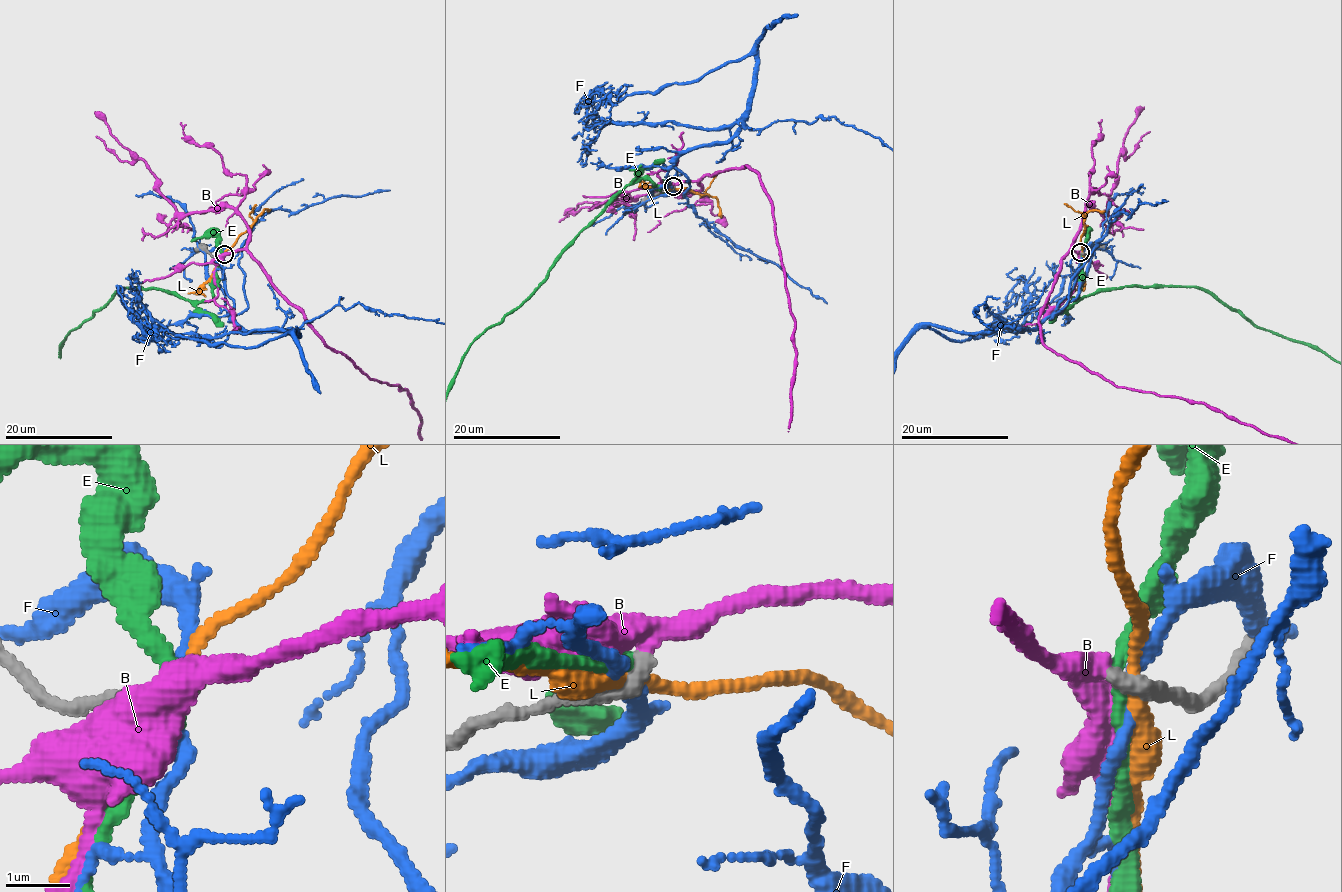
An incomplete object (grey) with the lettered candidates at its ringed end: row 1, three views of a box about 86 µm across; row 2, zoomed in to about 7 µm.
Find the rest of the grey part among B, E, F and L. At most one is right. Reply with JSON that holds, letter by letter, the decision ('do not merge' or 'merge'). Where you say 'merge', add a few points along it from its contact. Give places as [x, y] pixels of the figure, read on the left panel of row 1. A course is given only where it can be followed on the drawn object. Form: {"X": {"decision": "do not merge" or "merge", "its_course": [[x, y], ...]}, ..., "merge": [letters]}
{"B": {"decision": "merge"}, "E": {"decision": "do not merge"}, "F": {"decision": "do not merge"}, "L": {"decision": "do not merge"}, "merge": ["B"]}

